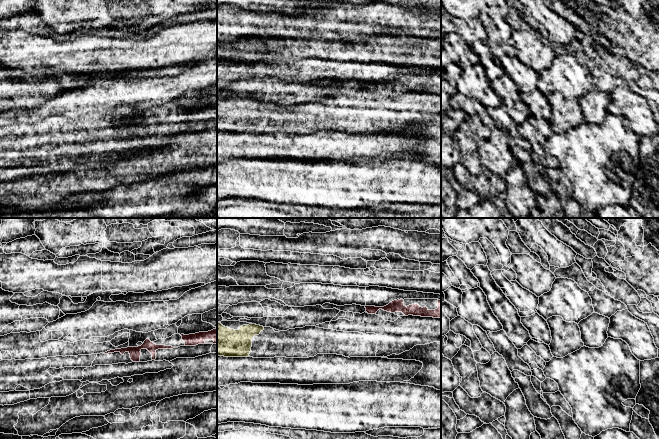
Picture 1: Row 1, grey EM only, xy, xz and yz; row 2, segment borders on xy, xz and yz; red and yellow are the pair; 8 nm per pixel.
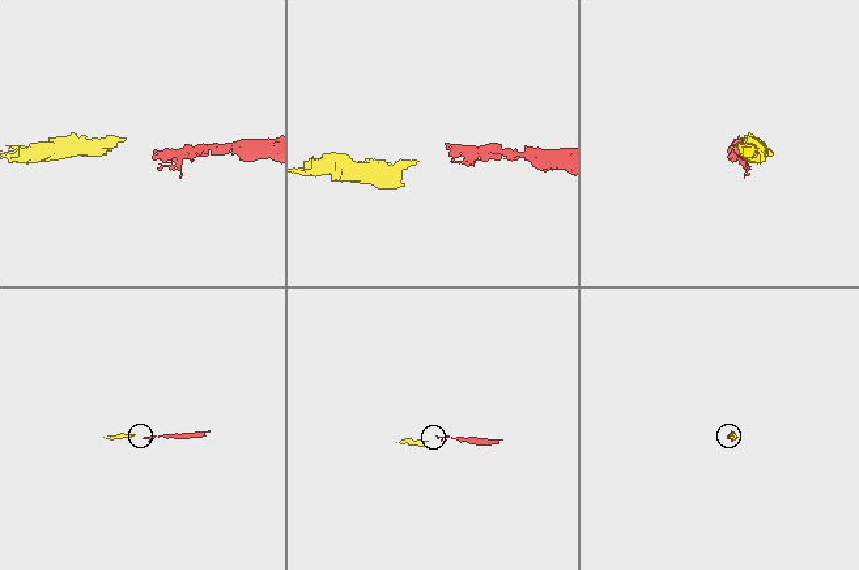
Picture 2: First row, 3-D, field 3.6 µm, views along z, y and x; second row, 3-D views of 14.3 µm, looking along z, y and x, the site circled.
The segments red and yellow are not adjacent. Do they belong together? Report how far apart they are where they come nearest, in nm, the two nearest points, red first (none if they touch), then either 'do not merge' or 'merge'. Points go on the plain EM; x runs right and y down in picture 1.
gap 850 nm; span xz (365, 83), (263, 103); do not merge

